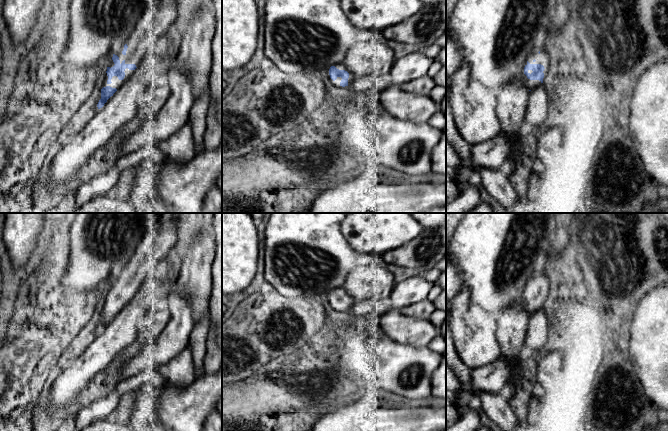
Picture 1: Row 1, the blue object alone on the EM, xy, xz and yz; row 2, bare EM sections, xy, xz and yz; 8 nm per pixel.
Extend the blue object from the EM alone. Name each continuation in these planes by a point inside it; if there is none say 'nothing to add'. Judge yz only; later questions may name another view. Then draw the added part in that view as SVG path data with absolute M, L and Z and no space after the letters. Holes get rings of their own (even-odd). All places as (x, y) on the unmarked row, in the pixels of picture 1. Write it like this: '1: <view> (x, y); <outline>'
1: yz (543, 282); M540 272L533 273L530 276L529 280L527 281L527 285L530 288L541 288L544 290L545 292L543 295L544 297L543 306L544 306L550 289L549 278L546 276L546 274Z

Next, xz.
1: xz (336, 307); M342 287L342 288L336 288L336 289L334 289L337 293L339 293L339 294L345 294L345 295L347 295L348 297L349 297L349 302L348 302L348 309L347 310L345 310L345 311L342 311L341 309L340 309L340 306L341 306L341 304L342 304L342 302L341 301L337 301L337 303L335 304L335 305L333 305L331 302L330 302L330 299L329 299L329 293L330 293L330 291L329 292L327 292L327 294L324 296L324 299L326 300L326 302L328 302L329 304L330 304L330 306L331 306L331 308L333 309L333 310L335 310L335 311L337 311L337 312L345 312L345 313L351 313L350 311L351 311L351 307L354 305L354 303L356 302L351 296L349 296L348 294L347 294L347 291Z

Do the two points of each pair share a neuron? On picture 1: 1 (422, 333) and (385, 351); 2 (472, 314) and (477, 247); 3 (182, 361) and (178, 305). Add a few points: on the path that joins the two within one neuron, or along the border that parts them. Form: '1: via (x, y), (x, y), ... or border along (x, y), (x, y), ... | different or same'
1: border along (387, 336), (401, 343), (424, 347) | different
2: border along (456, 293), (466, 288), (469, 299), (490, 313) | different
3: border along (187, 344), (162, 365) | different

